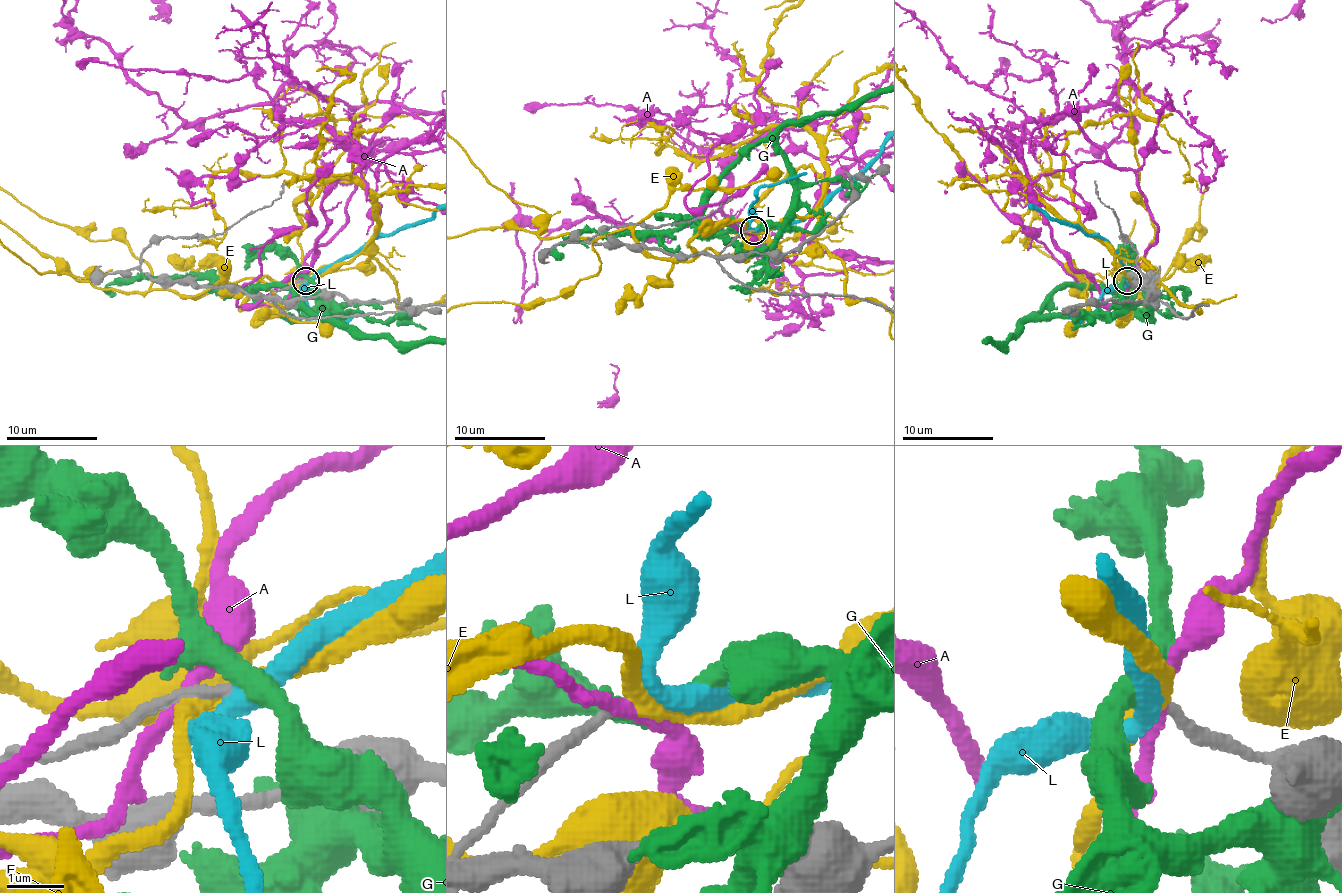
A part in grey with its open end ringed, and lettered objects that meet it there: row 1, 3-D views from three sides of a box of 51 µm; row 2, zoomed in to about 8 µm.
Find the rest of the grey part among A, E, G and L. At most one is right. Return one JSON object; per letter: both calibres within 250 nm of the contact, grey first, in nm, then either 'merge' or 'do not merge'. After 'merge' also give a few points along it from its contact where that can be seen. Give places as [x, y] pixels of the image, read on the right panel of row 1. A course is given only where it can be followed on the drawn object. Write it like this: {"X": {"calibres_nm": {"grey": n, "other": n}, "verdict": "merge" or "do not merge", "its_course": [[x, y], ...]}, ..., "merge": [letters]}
{"A": {"calibres_nm": {"grey": 240, "other": 240}, "verdict": "do not merge"}, "E": {"calibres_nm": {"grey": 240, "other": 320}, "verdict": "do not merge"}, "G": {"calibres_nm": {"grey": 200, "other": 360}, "verdict": "do not merge"}, "L": {"calibres_nm": {"grey": 200, "other": 360}, "verdict": "merge"}, "merge": ["L"]}

